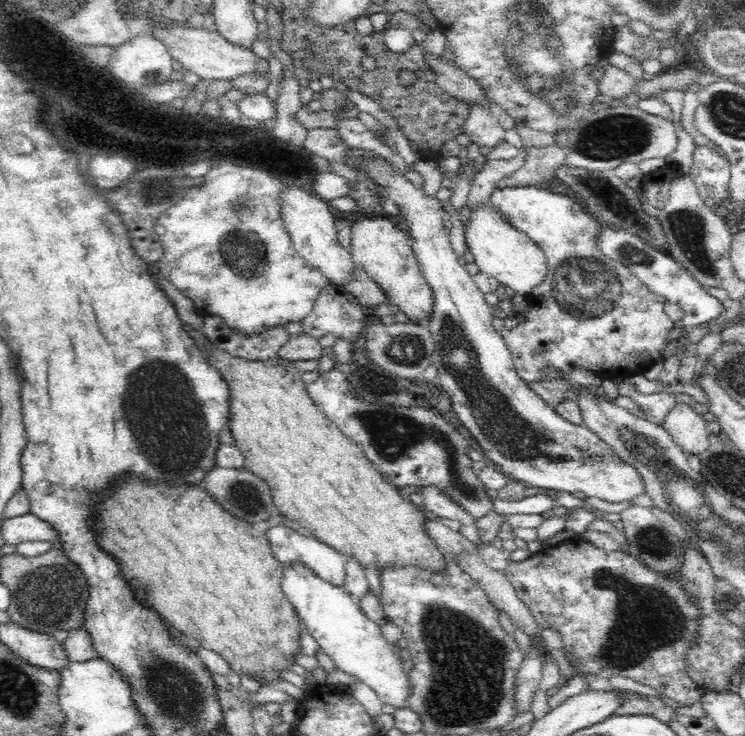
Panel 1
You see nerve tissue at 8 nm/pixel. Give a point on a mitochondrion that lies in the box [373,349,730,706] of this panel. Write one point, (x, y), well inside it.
(647, 618)

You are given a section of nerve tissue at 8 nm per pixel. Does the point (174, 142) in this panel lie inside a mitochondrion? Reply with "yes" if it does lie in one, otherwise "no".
no

